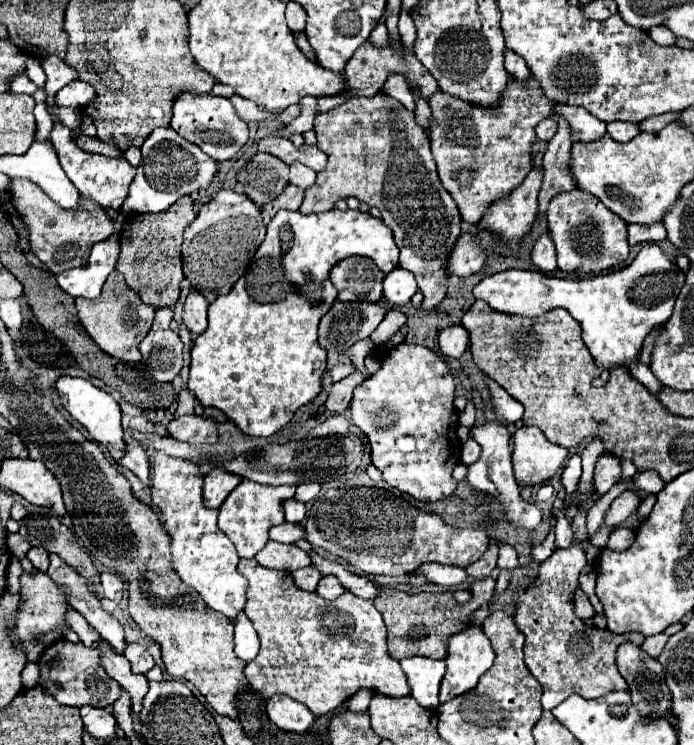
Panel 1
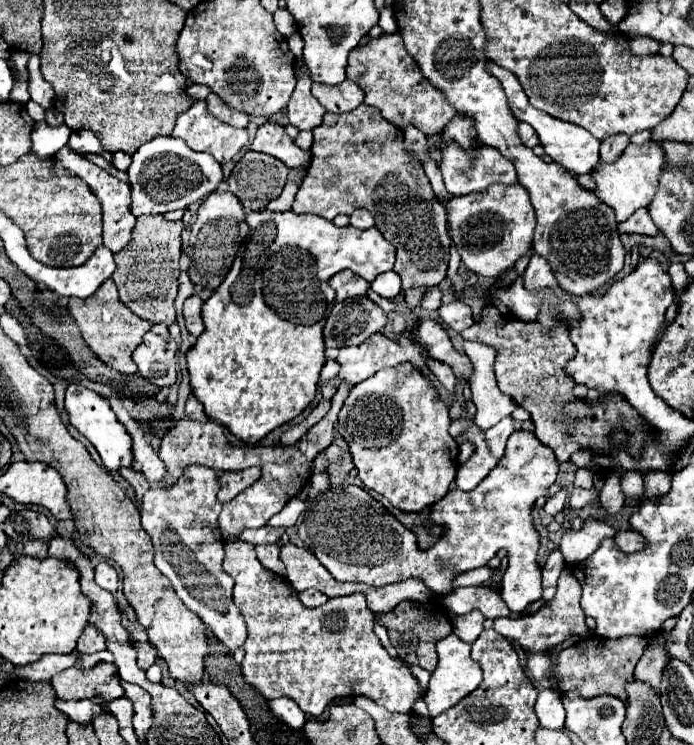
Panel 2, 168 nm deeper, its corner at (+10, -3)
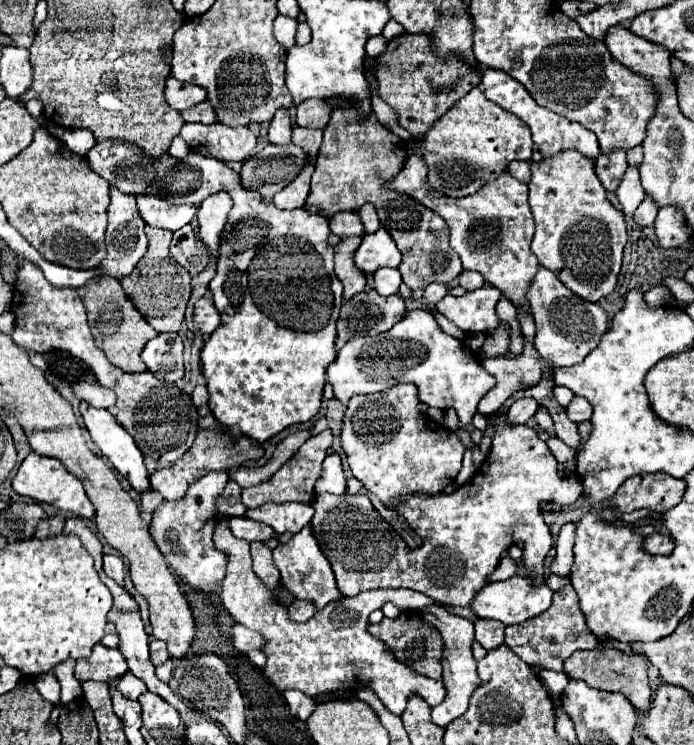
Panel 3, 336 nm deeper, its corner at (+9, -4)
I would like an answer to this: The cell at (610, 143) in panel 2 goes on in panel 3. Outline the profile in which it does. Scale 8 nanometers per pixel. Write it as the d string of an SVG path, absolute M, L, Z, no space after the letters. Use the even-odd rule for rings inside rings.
M615 150L613 154L601 154L595 160L595 172L605 190L615 192L617 184L621 182L623 174L627 170L627 160L625 160L625 150Z

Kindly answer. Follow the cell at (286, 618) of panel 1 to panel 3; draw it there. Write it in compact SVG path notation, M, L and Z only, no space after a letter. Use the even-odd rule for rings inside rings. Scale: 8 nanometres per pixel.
M219 516L215 526L215 548L227 554L227 576L221 584L221 602L231 618L263 636L263 654L267 656L263 674L273 682L279 692L301 690L305 696L317 698L327 692L371 688L391 714L401 716L411 696L421 696L429 706L443 700L445 688L441 680L431 680L423 674L415 674L409 666L393 658L393 652L373 634L369 634L369 614L381 608L385 602L393 602L397 608L425 608L433 600L417 590L369 590L353 598L339 598L319 610L309 622L293 622L287 606L279 604L273 592L257 578L251 568L249 542L237 540L229 530L229 518Z

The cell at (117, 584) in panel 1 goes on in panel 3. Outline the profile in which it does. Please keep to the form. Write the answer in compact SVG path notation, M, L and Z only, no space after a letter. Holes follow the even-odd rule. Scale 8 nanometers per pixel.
M113 554L103 556L103 570L117 584L123 584L123 560L121 560L121 556L113 556Z

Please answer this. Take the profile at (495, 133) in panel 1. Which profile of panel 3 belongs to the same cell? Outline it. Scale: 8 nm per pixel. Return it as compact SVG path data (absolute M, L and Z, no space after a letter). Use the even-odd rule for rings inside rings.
M511 162L507 166L507 172L517 178L519 182L529 182L531 178L531 170L529 170L529 162Z

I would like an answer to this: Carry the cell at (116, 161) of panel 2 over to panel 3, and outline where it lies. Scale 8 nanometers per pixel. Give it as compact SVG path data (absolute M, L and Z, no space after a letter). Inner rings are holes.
M123 140L99 142L87 154L87 162L93 172L117 190L125 194L149 194L149 180L155 174L153 158L147 158L135 144Z

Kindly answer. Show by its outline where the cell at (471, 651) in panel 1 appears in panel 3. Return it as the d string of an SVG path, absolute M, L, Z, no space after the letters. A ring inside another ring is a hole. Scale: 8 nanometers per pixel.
M431 604L427 608L423 608L423 618L425 622L429 622L431 626L435 626L439 632L441 632L441 638L443 638L443 658L441 658L441 664L443 664L443 684L445 684L445 698L441 704L433 706L431 708L431 720L445 728L451 720L459 718L465 714L467 706L469 706L469 700L473 696L473 692L479 688L479 676L475 672L475 658L471 654L471 642L473 642L473 624L461 616L455 616L451 612L447 612L445 608L441 608L439 604Z

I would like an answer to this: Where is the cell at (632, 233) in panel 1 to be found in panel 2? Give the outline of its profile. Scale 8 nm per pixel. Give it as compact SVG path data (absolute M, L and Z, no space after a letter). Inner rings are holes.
M646 207L634 211L624 223L620 223L620 225L618 225L618 231L620 231L620 233L652 235L652 237L658 235L658 229L656 229L656 225L654 225L654 221L652 221L652 217L650 217L650 213L648 213Z

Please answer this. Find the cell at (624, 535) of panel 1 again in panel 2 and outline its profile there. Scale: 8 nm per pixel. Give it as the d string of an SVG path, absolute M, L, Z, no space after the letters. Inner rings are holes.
M620 531L614 539L624 553L636 553L646 547L646 539L636 531Z

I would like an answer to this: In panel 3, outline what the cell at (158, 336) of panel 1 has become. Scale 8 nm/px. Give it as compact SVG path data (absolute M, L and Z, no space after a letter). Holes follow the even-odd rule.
M161 332L149 340L141 352L151 374L157 374L163 382L177 382L183 378L183 340L175 332Z

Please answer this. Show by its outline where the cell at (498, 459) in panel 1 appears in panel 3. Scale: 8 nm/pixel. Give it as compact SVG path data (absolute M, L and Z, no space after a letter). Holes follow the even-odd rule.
M533 398L515 400L515 402L509 406L509 410L507 410L507 414L505 414L505 420L507 420L509 424L525 424L525 422L537 412L537 408L539 408L539 404L537 404L537 400L533 400Z

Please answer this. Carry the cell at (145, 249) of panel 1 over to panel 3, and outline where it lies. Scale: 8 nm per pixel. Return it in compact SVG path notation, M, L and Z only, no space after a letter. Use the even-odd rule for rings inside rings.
M145 226L145 234L149 238L149 246L141 262L135 266L133 274L127 274L121 278L121 286L133 306L143 314L143 318L157 330L157 332L179 332L179 326L185 316L185 306L191 296L191 276L189 272L177 264L175 258L171 258L169 244L173 240L173 232Z

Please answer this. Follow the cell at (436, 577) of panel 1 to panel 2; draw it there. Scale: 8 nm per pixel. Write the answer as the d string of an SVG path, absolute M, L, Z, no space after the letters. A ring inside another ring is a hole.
M480 567L480 569L472 569L468 573L462 573L460 577L456 577L456 585L464 587L464 585L484 585L492 579L494 569L492 567Z

